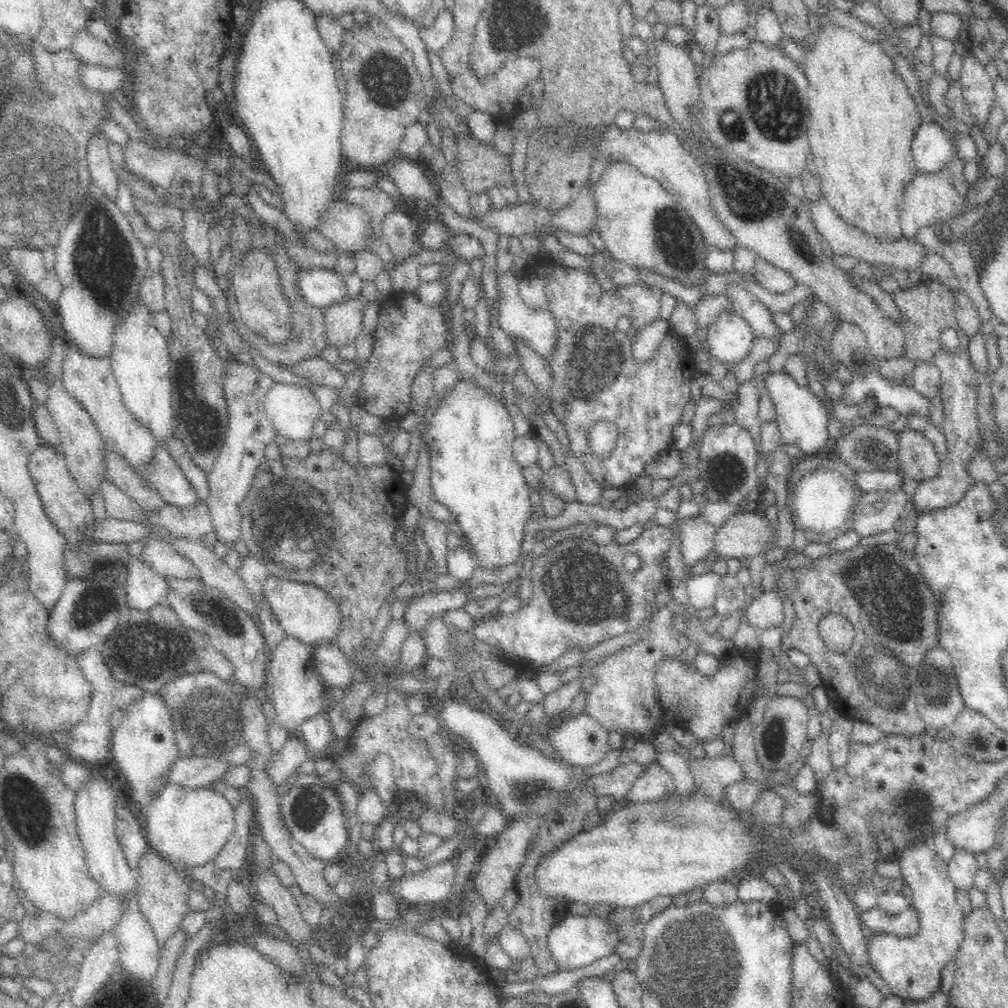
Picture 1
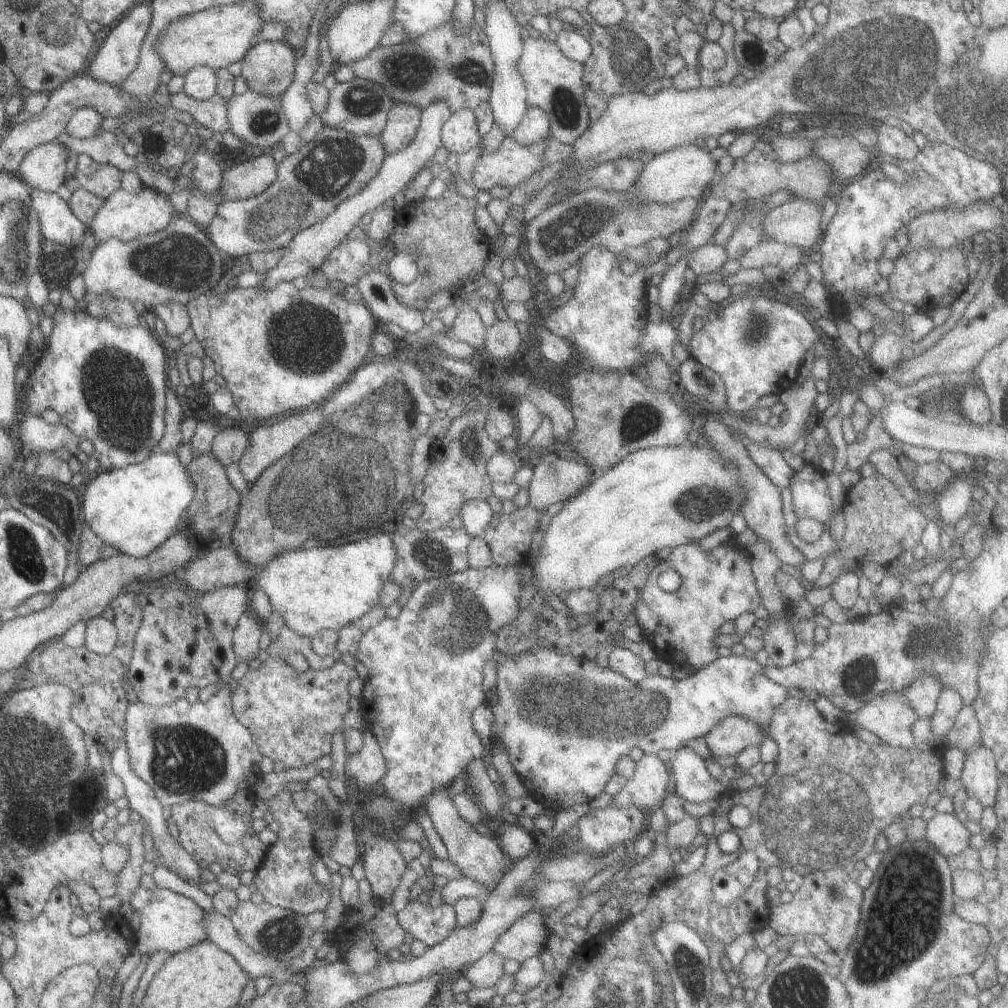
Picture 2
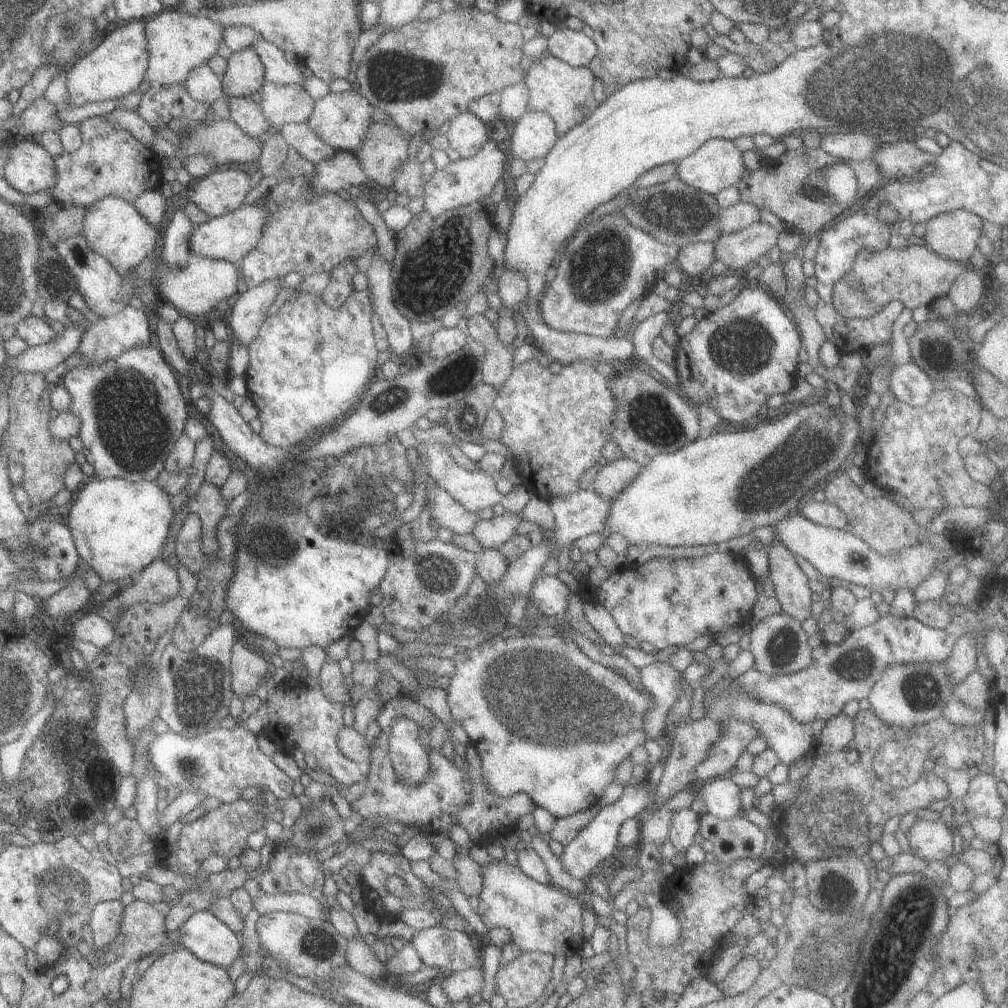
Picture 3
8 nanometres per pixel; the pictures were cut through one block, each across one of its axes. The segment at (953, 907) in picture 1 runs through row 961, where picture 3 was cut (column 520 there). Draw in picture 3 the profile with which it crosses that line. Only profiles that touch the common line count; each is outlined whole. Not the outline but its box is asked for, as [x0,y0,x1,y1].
[476,860,584,958]

